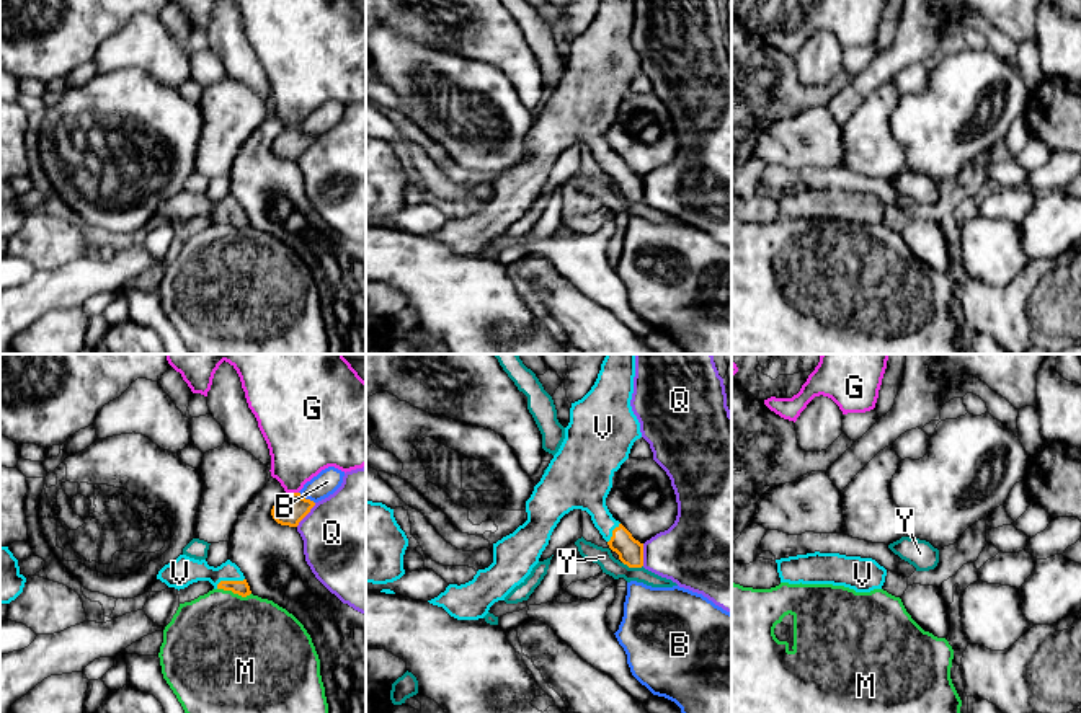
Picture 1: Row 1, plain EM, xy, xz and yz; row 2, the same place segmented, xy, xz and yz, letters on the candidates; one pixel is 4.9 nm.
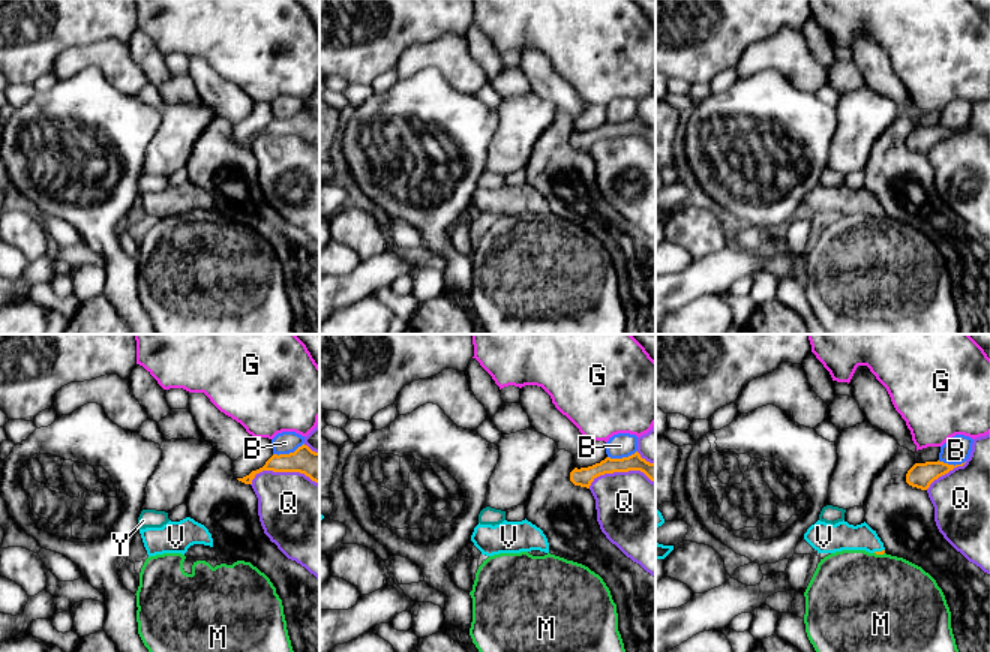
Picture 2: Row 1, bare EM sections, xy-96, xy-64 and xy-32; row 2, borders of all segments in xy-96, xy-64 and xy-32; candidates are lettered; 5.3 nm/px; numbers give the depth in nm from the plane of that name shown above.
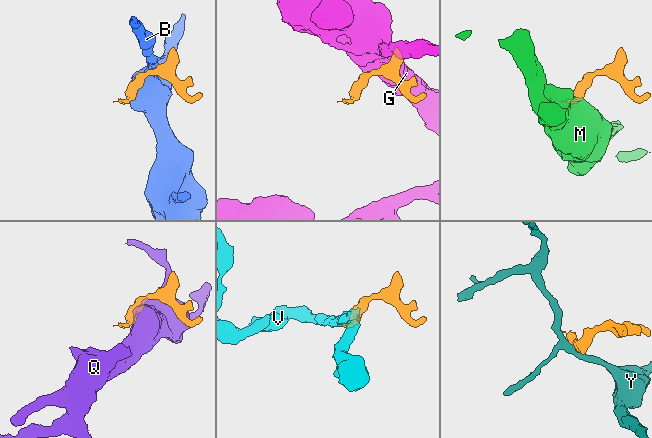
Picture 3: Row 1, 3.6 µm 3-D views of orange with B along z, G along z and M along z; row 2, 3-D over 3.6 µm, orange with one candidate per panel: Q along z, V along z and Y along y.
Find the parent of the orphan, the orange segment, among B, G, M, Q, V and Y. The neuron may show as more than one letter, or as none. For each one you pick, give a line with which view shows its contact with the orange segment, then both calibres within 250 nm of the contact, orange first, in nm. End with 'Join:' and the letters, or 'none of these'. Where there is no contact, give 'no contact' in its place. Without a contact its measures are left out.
V: contact in xy; calibres 70 and 150 nm
Join: V

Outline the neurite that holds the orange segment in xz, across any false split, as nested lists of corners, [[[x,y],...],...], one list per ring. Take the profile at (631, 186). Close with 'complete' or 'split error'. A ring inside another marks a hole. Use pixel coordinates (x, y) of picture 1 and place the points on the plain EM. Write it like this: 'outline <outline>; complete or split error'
outline [[[601,0],[591,24],[572,38],[565,73],[526,135],[527,155],[493,178],[493,197],[488,202],[478,204],[465,219],[449,219],[444,227],[428,235],[429,238],[443,241],[457,255],[483,253],[495,237],[505,235],[516,220],[524,217],[539,197],[554,163],[573,144],[586,145],[591,150],[594,162],[624,199],[643,201],[643,178],[635,175],[606,140],[614,108],[629,93],[634,77],[642,72],[640,57],[630,41],[634,11],[635,0]]]; split error

